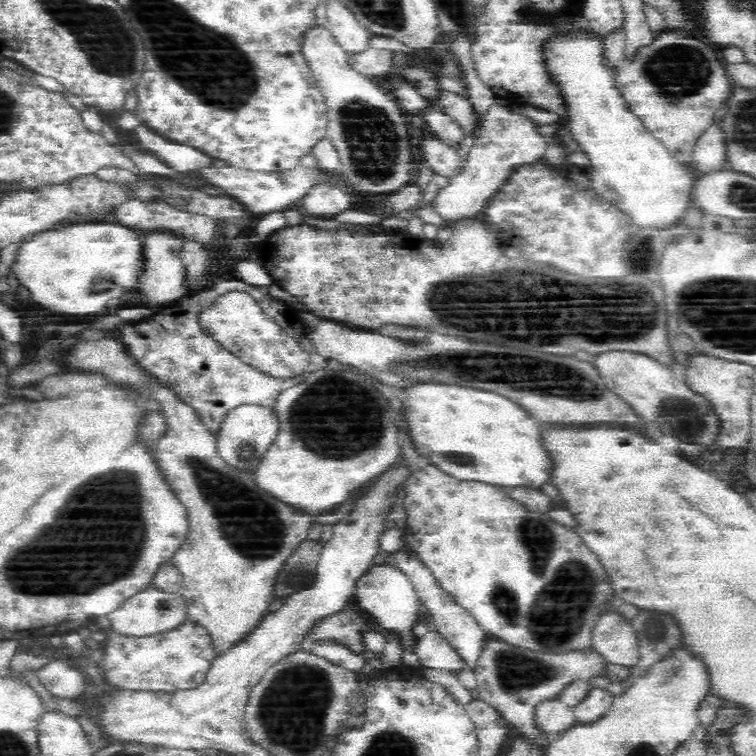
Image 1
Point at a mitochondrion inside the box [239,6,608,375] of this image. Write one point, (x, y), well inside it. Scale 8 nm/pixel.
(370, 138)

